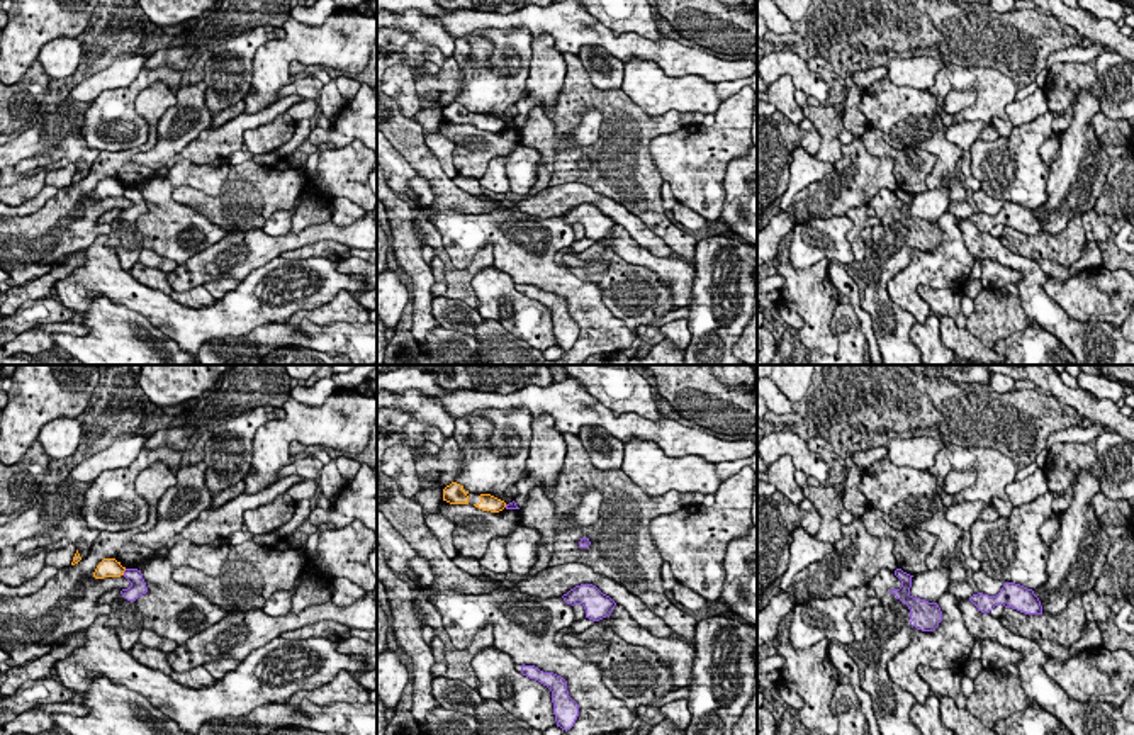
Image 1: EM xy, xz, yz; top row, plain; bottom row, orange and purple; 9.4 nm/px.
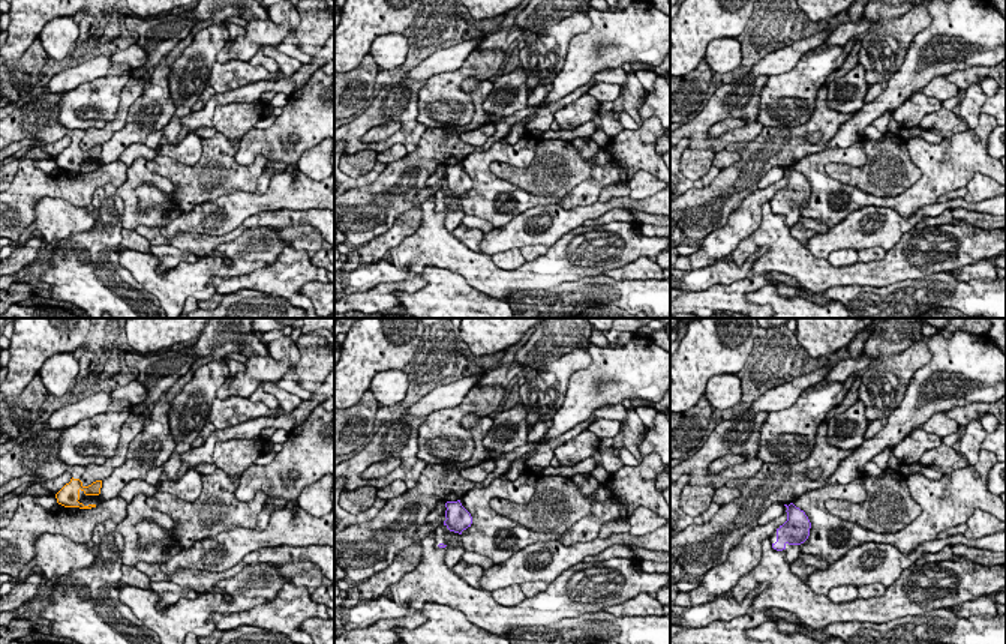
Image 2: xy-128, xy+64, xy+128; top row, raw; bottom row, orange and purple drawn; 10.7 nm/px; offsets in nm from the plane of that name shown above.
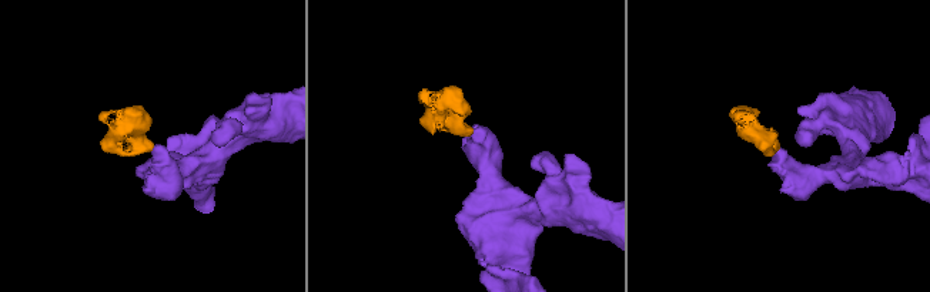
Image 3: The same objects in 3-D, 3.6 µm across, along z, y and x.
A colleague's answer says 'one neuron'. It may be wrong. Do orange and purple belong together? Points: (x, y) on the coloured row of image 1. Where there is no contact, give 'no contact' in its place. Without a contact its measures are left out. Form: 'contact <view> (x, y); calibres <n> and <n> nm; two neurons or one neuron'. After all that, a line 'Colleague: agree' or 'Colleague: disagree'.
contact xy (123, 572); calibres 190 and 160 nm; two neurons
Colleague: disagree

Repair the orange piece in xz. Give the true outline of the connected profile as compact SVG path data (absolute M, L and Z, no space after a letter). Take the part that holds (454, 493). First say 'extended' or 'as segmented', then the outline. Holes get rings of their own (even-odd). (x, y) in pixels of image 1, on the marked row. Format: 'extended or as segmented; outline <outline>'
extended; outline M452 482L443 489L443 501L450 504L474 504L482 511L499 513L506 508L506 502L491 496L491 494L474 494L469 492L463 485Z

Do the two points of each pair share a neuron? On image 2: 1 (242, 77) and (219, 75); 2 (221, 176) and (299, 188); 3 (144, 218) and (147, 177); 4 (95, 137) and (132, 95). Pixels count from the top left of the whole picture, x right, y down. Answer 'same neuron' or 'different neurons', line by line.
1: same neuron
2: different neurons
3: same neuron
4: same neuron

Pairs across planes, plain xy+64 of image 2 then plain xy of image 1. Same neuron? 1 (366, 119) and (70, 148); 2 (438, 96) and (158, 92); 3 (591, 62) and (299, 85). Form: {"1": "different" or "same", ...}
{"1": "same", "2": "different", "3": "different"}

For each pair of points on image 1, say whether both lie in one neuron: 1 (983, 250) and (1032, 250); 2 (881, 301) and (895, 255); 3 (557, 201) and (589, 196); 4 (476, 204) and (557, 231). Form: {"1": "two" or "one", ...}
{"1": "two", "2": "one", "3": "one", "4": "two"}

